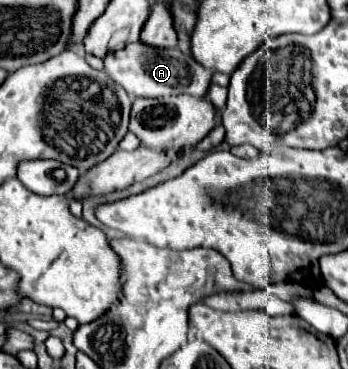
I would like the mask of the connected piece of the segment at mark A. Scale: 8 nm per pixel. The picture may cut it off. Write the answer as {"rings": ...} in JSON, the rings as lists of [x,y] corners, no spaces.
{"rings":[[[142,40],[126,44],[126,48],[108,52],[104,58],[104,72],[120,84],[130,96],[138,98],[162,98],[188,92],[192,96],[206,96],[212,74],[204,70],[192,56],[180,52],[178,48],[154,48]]]}

